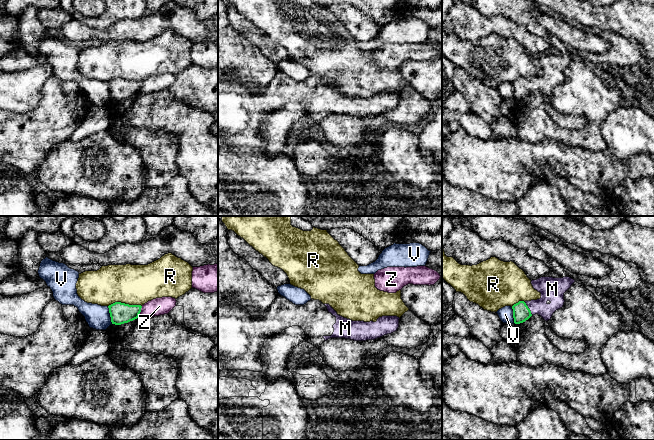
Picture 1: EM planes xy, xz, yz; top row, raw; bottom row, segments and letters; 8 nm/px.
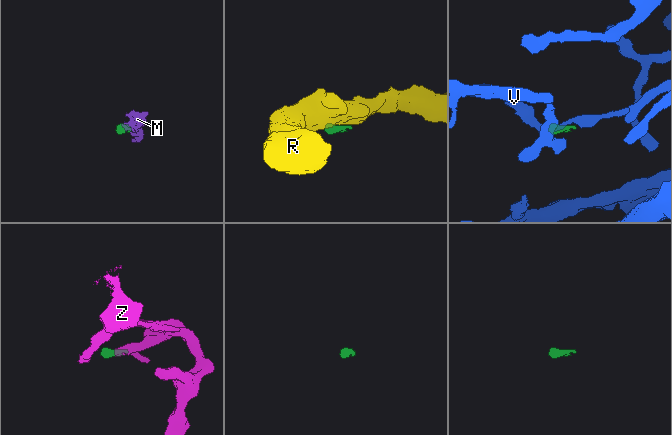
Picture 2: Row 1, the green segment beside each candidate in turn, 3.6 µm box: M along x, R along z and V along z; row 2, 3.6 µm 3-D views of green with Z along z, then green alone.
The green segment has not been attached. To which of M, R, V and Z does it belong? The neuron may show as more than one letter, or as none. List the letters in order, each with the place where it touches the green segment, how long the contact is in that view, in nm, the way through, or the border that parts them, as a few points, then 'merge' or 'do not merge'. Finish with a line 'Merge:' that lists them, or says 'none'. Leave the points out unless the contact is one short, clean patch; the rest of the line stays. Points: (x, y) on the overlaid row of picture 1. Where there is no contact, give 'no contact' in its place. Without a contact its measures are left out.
M: yz (528, 308) | 120 nm | across yz (521, 312), (528, 308), (535, 307), (552, 289) | merge
R: xy (124, 303) | 280 nm | along xy (141, 305), (113, 302), (108, 306) | do not merge
V: xy (110, 315) | 150 nm | along xy (107, 306), (112, 323) | do not merge
Z: xy (140, 311) | 90 nm | along xy (142, 306), (138, 316) | do not merge
Merge: M

